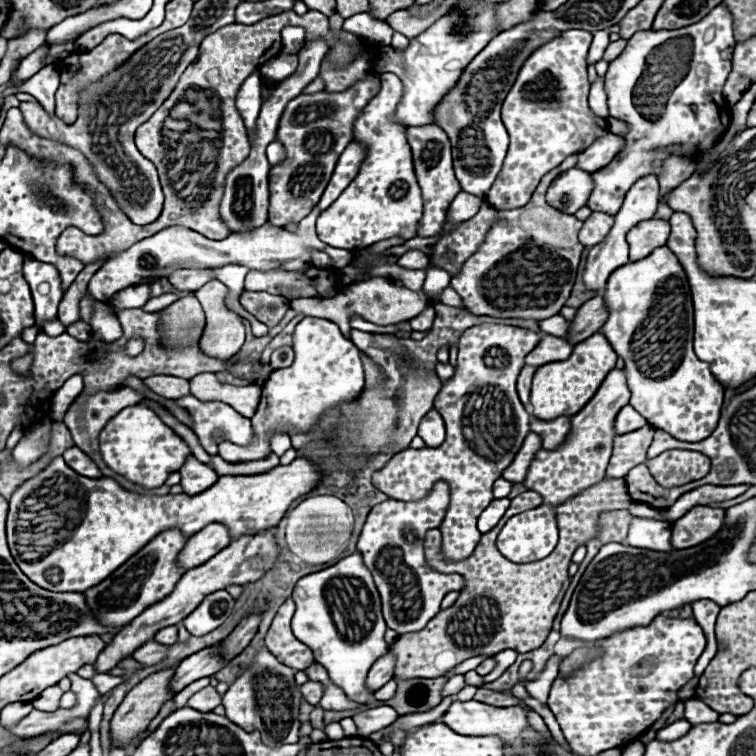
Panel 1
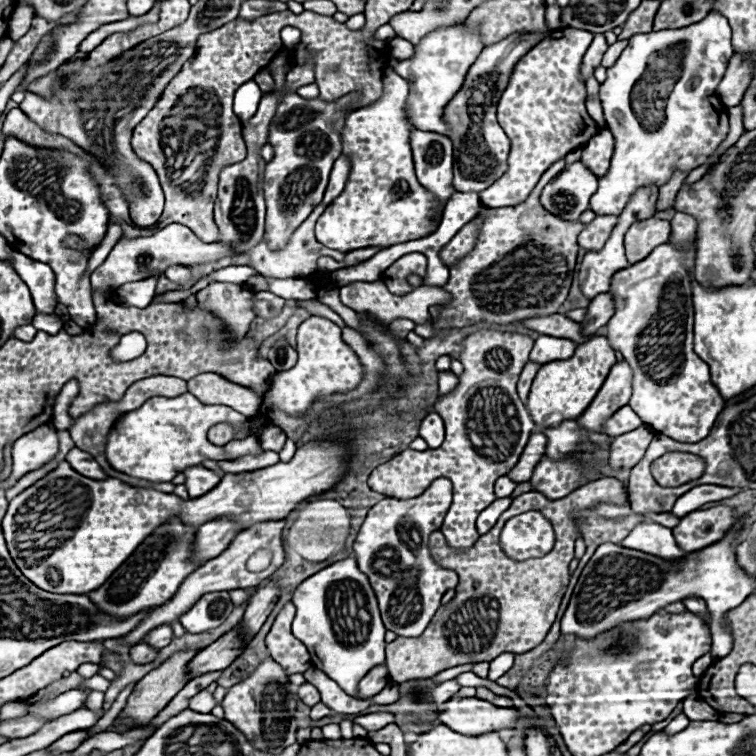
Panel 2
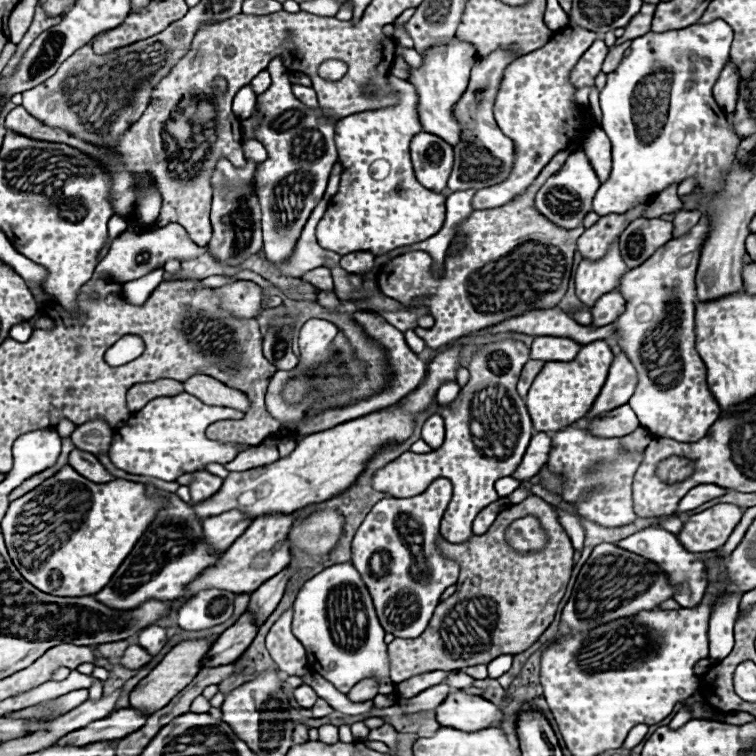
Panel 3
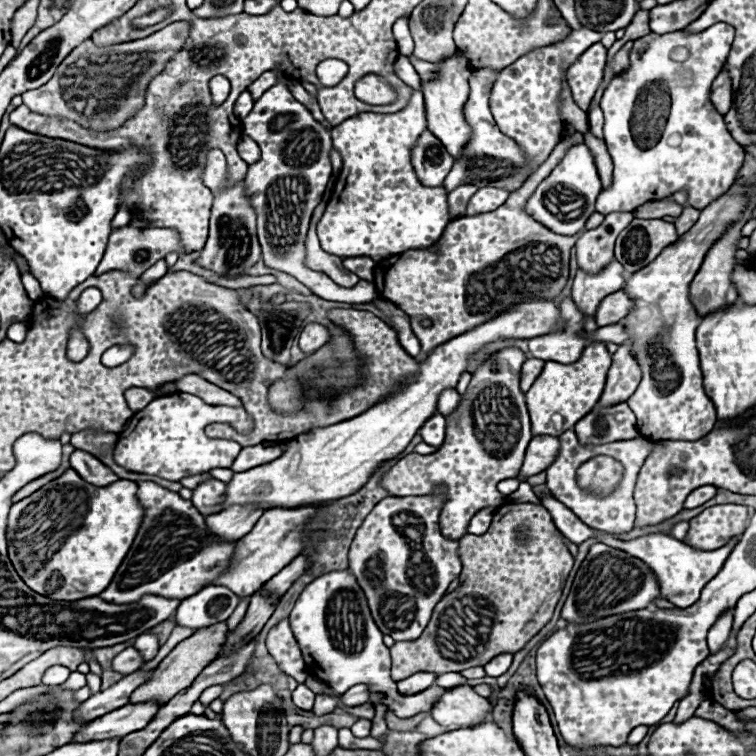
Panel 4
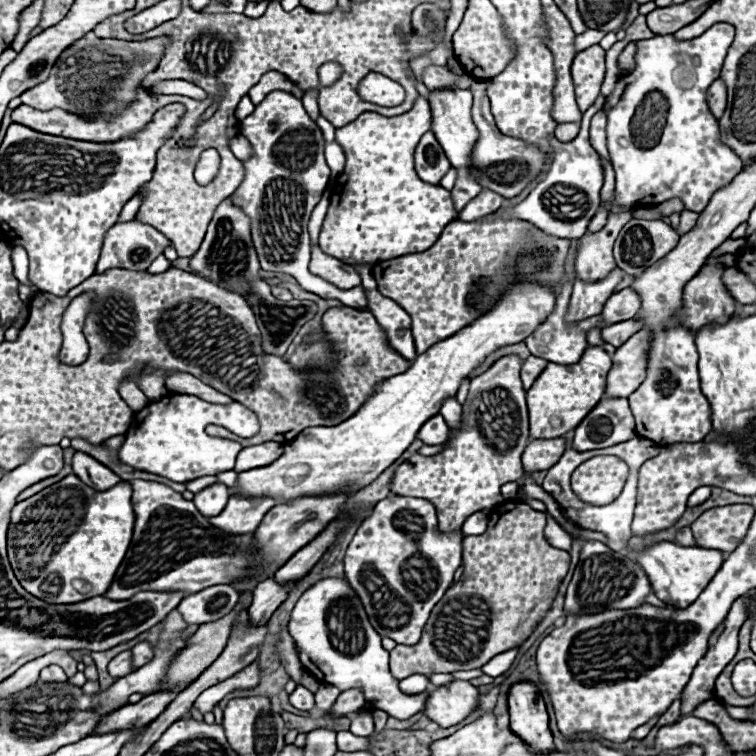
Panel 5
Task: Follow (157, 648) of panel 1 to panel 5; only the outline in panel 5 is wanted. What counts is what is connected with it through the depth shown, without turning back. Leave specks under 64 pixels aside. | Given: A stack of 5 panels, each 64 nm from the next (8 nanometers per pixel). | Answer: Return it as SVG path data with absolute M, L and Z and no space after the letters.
M132 650L120 652L120 654L108 664L108 672L110 672L110 676L116 676L116 678L122 678L122 676L130 674L130 672L132 672Z

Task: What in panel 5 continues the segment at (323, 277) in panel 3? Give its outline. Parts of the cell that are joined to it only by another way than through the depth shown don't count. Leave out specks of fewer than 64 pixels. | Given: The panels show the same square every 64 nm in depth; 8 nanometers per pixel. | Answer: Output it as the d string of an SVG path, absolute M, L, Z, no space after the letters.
M274 90L242 120L240 132L250 140L254 154L244 162L246 178L234 192L234 204L252 218L252 240L262 270L290 274L304 290L314 292L320 298L340 300L350 308L366 306L368 298L362 286L342 290L308 270L308 220L330 180L330 168L324 158L326 142L318 124L310 120L298 98L284 90Z

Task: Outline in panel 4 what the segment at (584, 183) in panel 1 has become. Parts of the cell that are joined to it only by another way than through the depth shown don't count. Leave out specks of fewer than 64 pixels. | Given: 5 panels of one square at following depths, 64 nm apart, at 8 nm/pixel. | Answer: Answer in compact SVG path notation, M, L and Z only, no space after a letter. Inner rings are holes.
M584 144L572 146L566 156L560 160L560 164L552 170L552 174L536 188L536 192L530 196L528 204L526 204L526 212L530 216L534 216L538 222L542 222L546 228L550 228L556 234L564 234L564 236L572 236L574 232L580 232L588 220L590 214L594 214L594 200L600 194L602 184L594 166L594 158L590 154L590 150ZM566 192L570 196L576 196L578 200L584 200L582 206L582 214L578 218L568 220L566 212L570 212L570 202L564 200L562 196L566 196Z

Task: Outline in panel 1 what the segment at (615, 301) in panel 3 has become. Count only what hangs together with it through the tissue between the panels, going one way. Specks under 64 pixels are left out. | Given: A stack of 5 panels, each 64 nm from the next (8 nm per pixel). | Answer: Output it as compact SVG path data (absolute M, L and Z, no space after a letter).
M594 296L588 302L584 302L578 310L574 320L570 322L570 334L566 336L566 340L570 340L572 344L578 344L586 338L590 338L594 332L600 330L600 326L606 320L606 308L602 302L602 296Z

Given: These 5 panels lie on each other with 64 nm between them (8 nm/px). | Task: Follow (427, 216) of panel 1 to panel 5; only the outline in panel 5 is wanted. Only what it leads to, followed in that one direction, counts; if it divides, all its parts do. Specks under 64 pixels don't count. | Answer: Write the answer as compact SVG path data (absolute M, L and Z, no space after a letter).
M430 130L422 136L420 144L416 146L414 158L416 158L418 176L428 184L440 184L444 174L452 168L442 146L436 142L436 138Z

